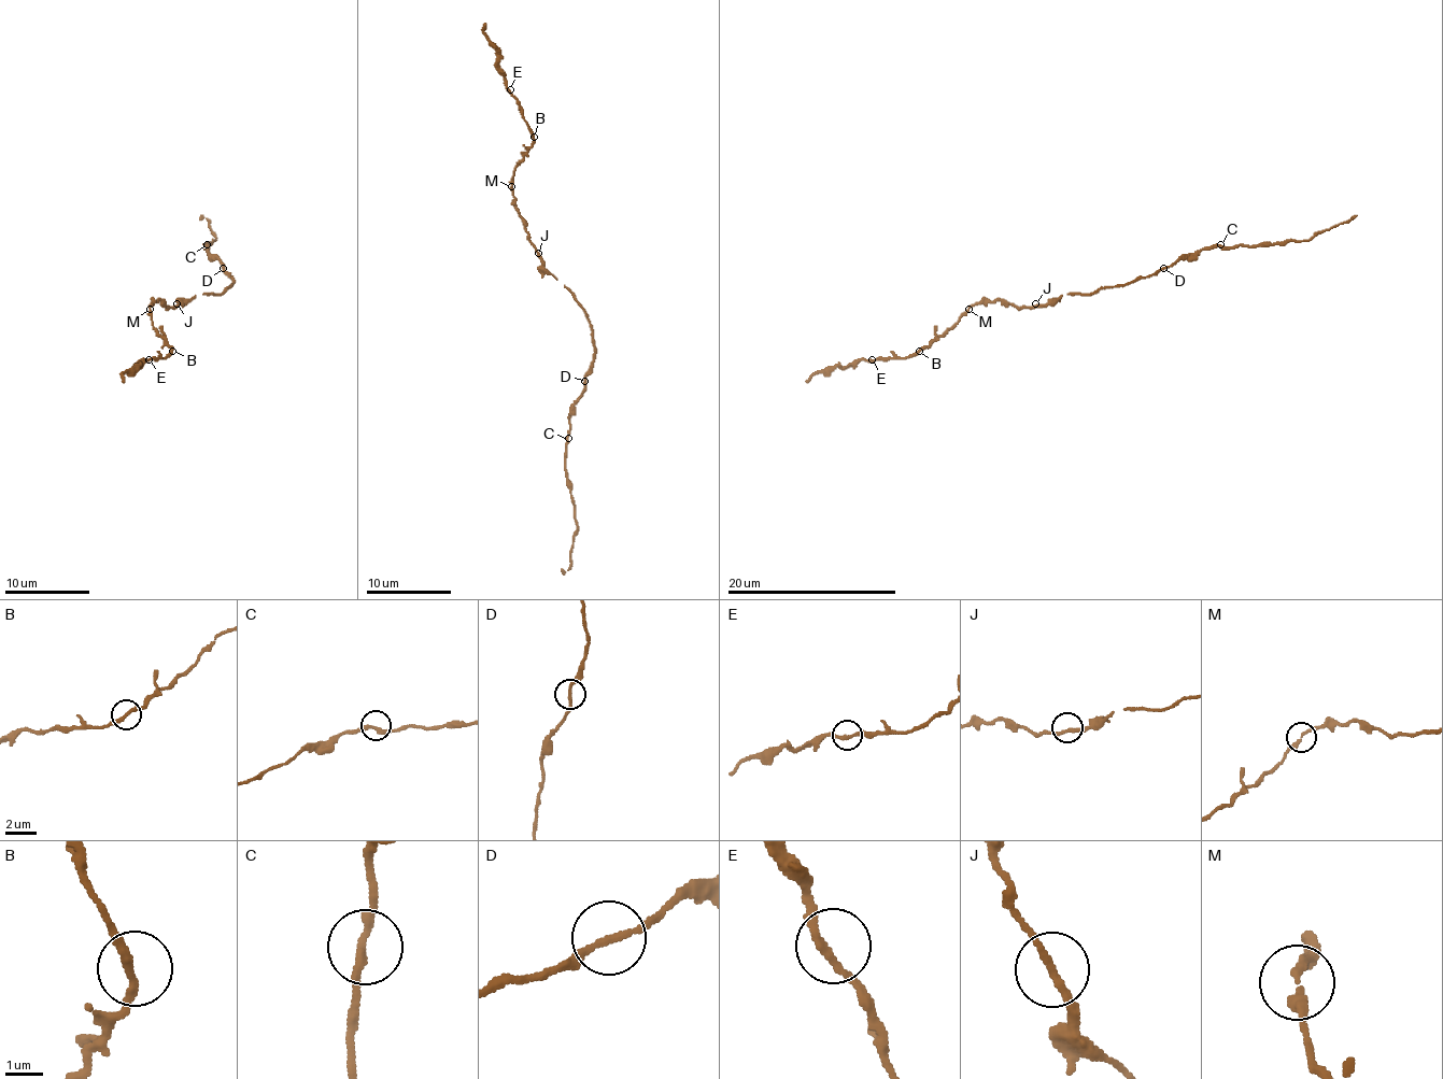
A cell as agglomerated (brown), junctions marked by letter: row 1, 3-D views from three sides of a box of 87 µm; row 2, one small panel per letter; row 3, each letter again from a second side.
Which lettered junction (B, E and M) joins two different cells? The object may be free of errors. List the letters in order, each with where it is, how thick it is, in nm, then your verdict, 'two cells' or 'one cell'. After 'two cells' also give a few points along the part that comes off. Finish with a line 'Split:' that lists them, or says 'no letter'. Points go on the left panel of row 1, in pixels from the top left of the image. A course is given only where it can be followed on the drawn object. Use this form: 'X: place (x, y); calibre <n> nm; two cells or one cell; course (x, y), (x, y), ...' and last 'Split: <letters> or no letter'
B: place (172, 351); calibre 240 nm; one cell
E: place (149, 359); calibre 200 nm; one cell
M: place (150, 309); calibre 240 nm; one cell
Split: no letter

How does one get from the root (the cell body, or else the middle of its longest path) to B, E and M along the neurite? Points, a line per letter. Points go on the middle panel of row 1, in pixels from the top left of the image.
B: (566, 287), (545, 266), (529, 241), (510, 187), (512, 170), (532, 145), (534, 137)
E: (566, 287), (545, 266), (529, 241), (510, 187), (514, 166), (532, 145), (523, 111), (510, 89)
M: (566, 287), (545, 266), (529, 241), (510, 185)

